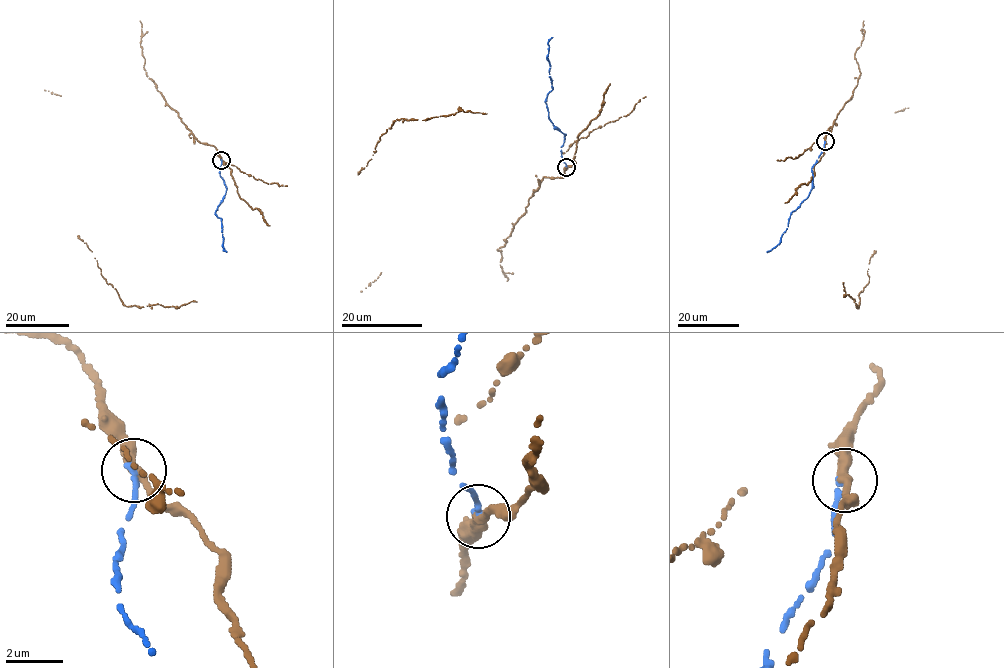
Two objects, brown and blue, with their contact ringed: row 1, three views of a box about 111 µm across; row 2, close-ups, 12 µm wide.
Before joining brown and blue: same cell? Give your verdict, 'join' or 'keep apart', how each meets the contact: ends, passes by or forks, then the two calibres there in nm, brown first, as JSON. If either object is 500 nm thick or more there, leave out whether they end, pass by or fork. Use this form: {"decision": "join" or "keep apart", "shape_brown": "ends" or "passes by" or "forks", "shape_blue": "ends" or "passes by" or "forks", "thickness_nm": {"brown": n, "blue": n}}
{"decision": "keep apart", "shape_brown": "passes by", "shape_blue": "ends", "thickness_nm": {"brown": 320, "blue": 220}}

